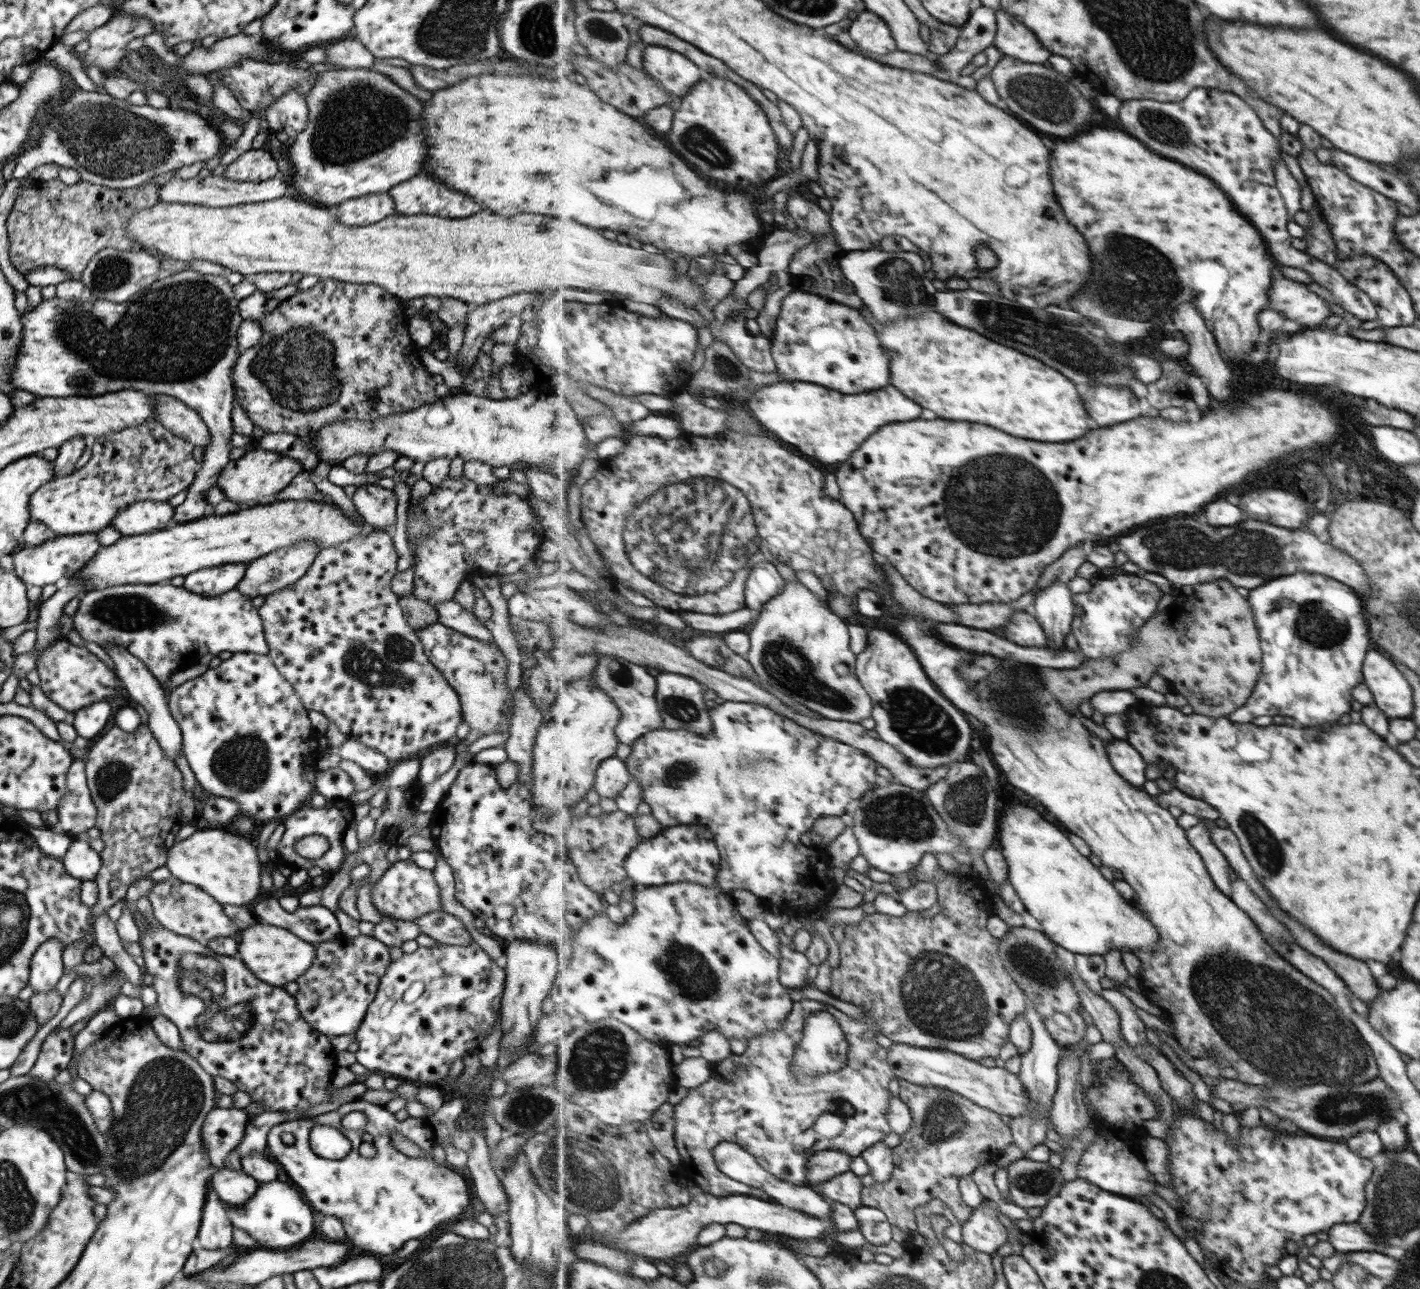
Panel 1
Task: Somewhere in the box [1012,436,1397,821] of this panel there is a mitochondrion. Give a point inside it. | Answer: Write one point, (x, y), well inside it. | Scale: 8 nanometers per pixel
(1247, 552)

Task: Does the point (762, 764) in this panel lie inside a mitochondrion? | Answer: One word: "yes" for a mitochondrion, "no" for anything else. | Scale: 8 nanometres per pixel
yes

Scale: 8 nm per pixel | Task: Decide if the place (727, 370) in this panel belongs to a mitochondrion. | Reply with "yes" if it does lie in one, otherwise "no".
yes

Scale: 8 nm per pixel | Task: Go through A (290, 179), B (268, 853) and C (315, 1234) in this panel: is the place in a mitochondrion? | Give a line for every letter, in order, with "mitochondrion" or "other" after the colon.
A: other
B: other
C: other

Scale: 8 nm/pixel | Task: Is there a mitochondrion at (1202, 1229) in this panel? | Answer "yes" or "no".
no

